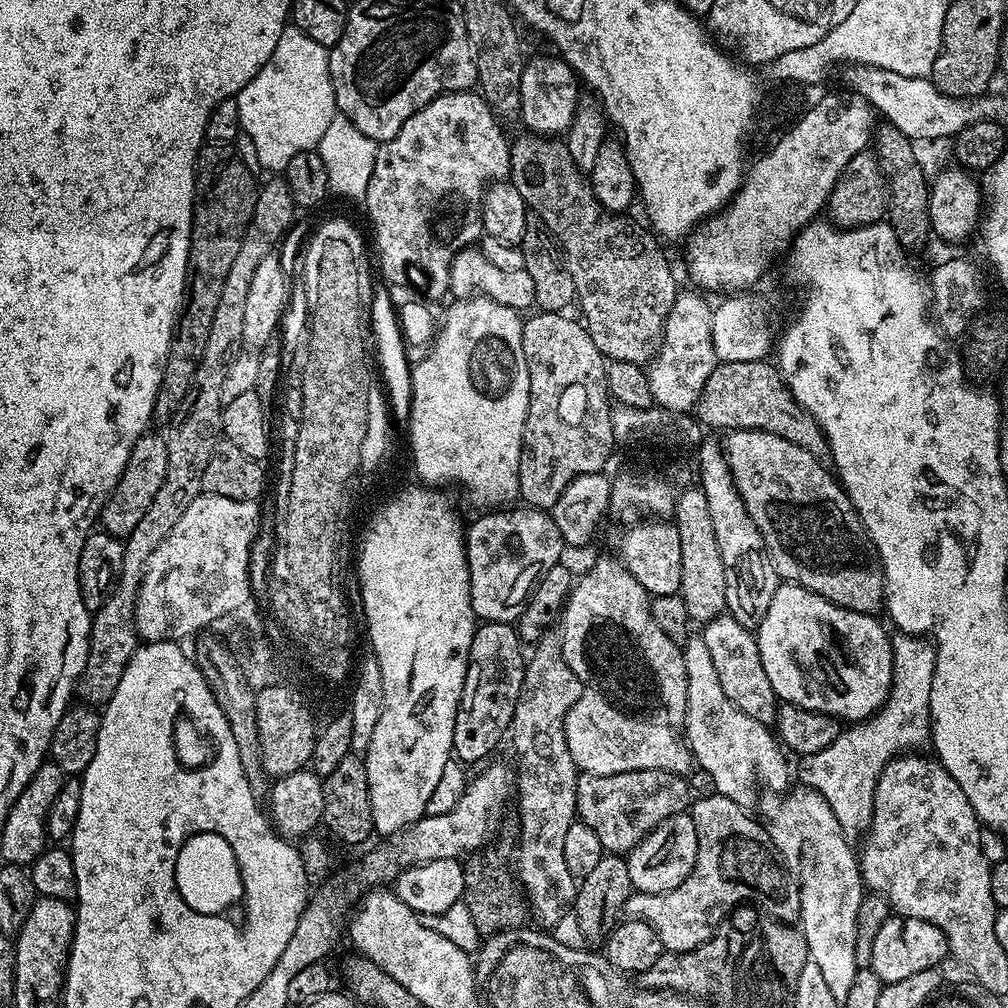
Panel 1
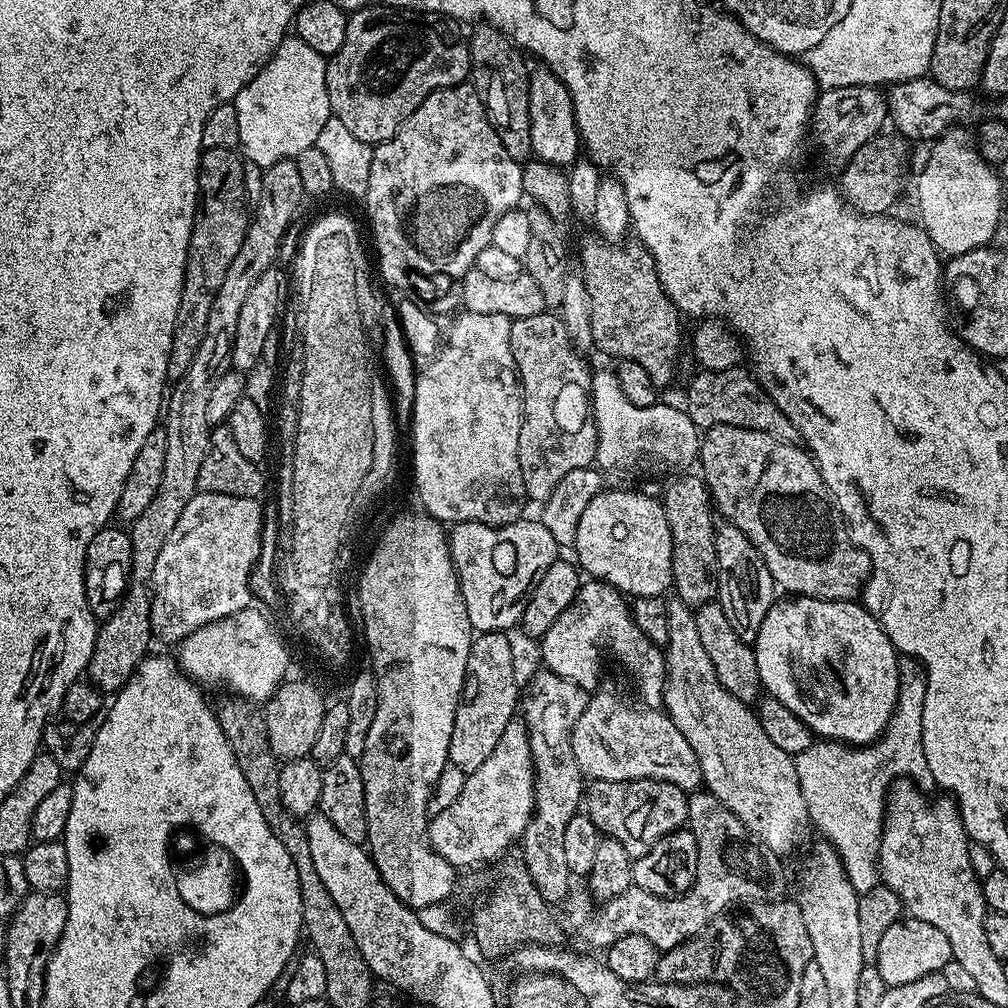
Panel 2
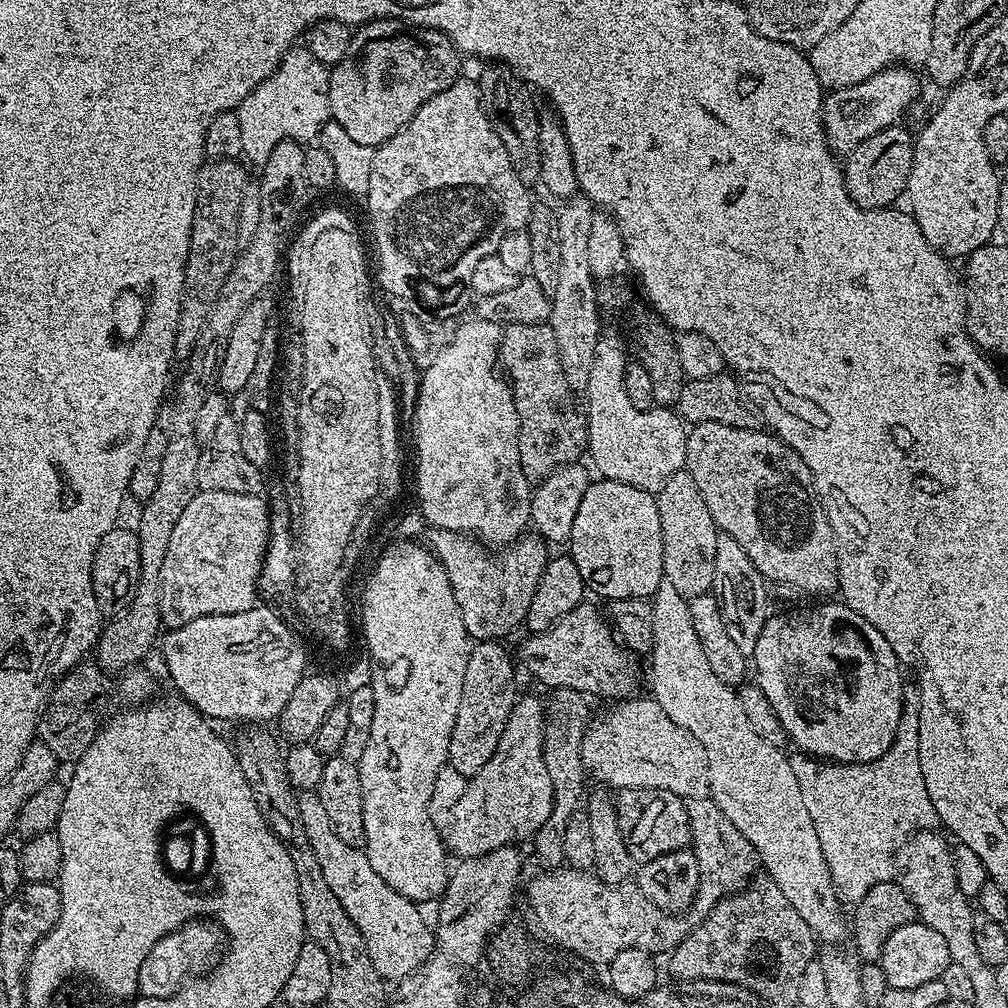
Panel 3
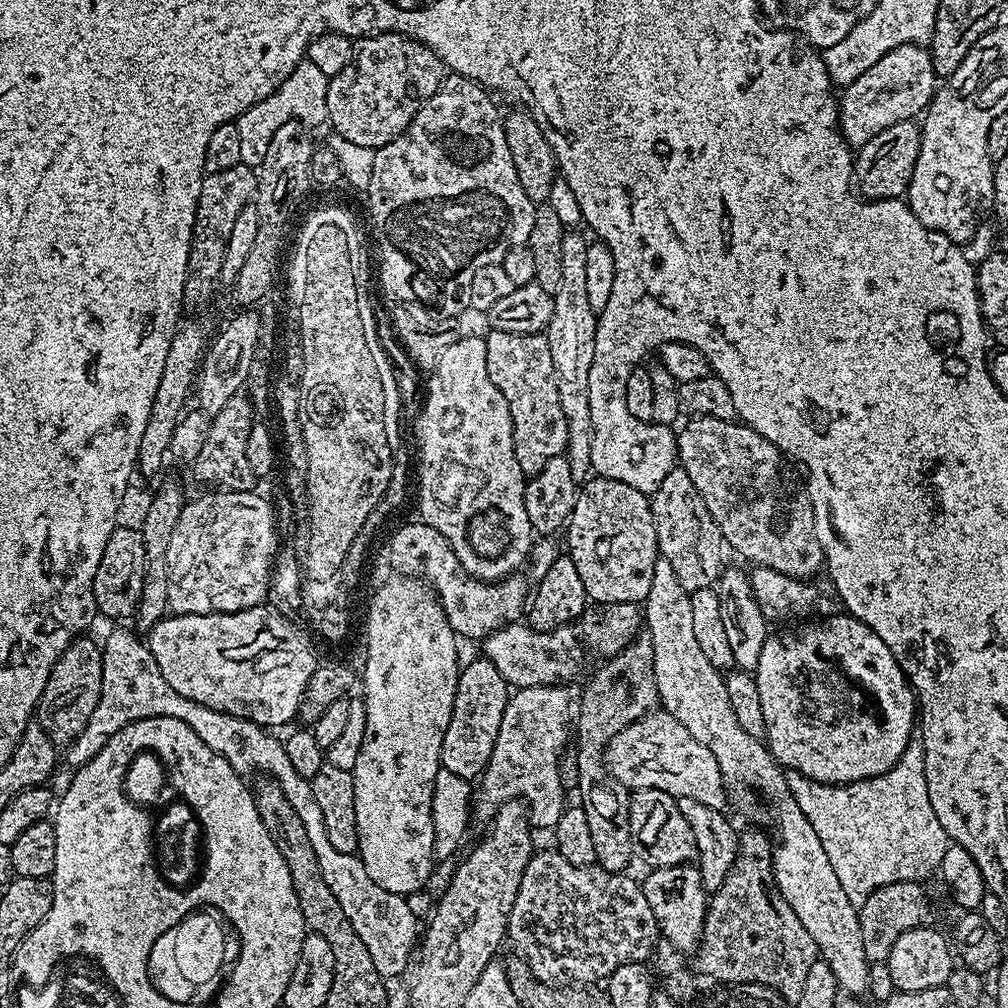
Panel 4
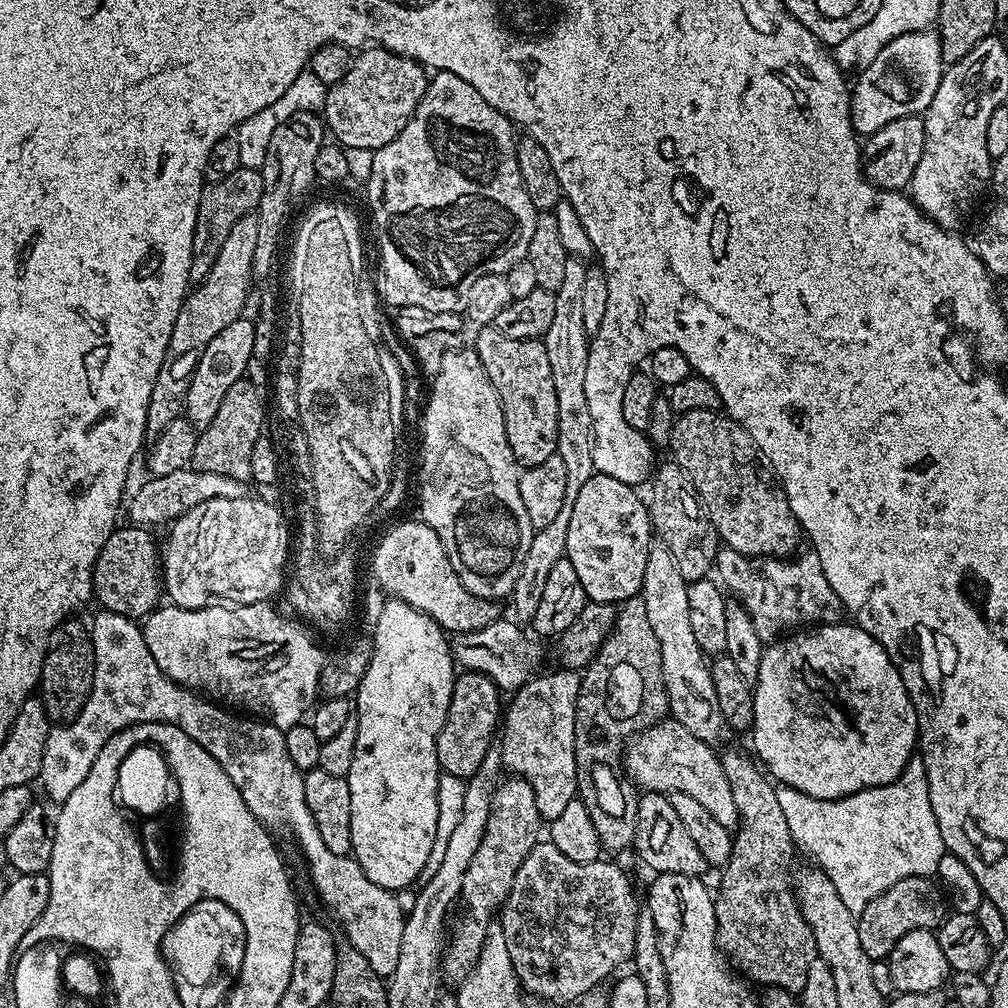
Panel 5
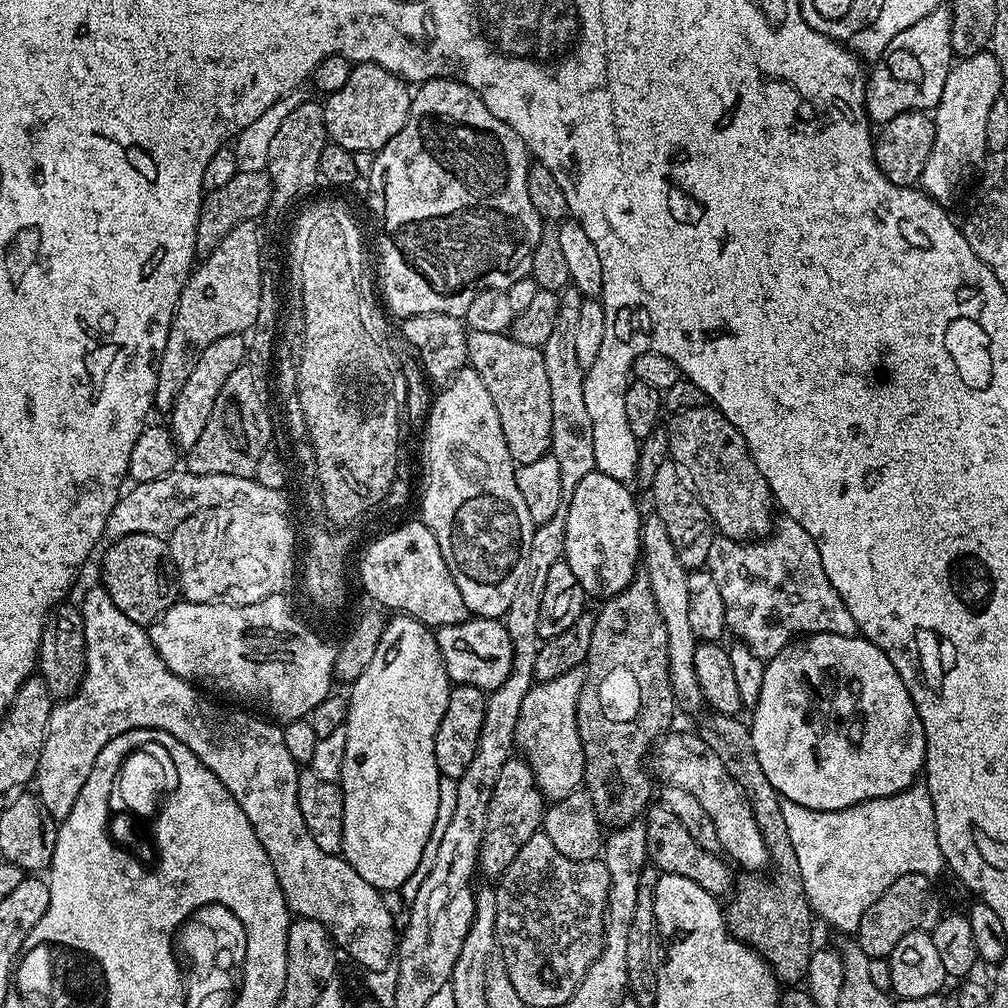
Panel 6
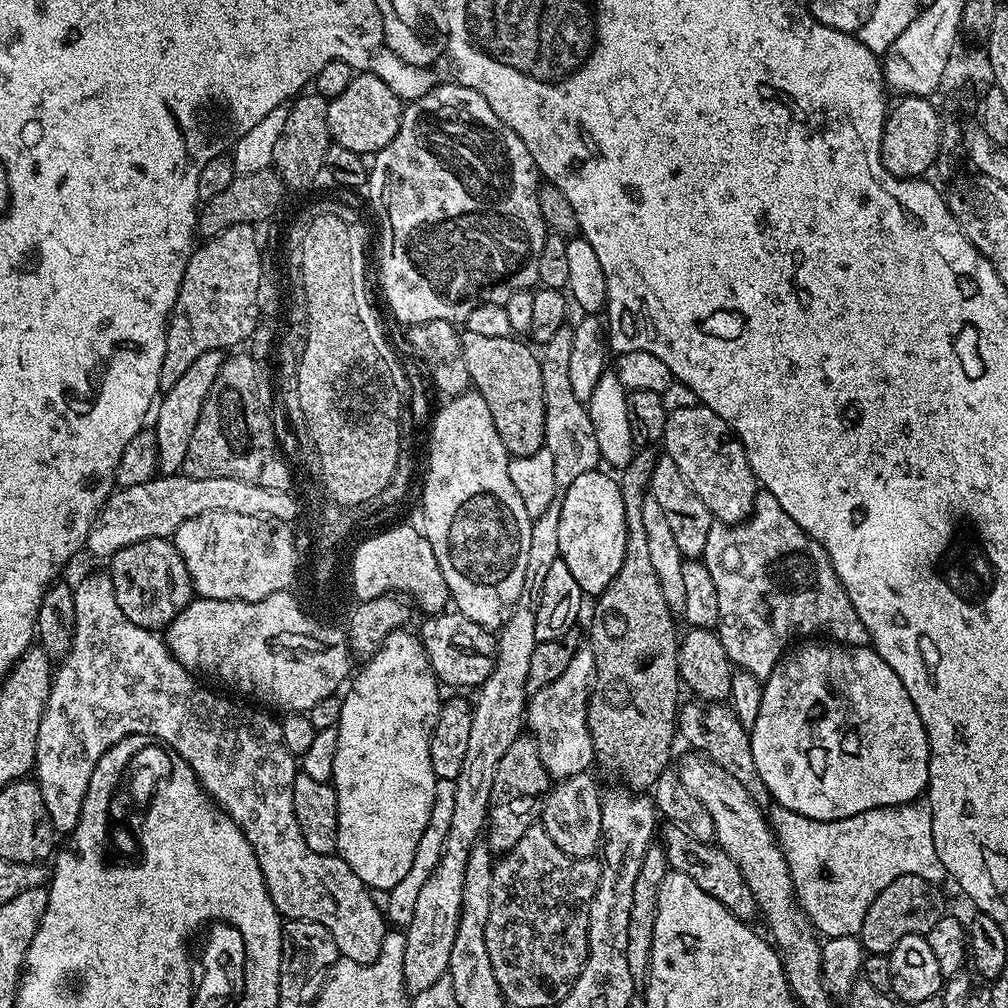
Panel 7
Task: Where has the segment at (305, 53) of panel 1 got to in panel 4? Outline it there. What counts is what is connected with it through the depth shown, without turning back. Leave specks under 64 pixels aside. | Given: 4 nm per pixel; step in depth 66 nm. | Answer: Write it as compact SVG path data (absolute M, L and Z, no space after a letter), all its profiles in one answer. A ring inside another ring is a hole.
M305 58L293 70L290 78L286 78L286 82L282 82L282 86L270 94L270 98L262 98L262 102L250 106L250 110L240 115L234 123L242 149L241 164L259 169L262 158L266 158L266 146L270 146L270 138L274 138L274 130L278 130L278 126L286 126L286 122L299 120L305 126L323 125L328 119L326 90L329 79L329 76L322 74L322 70L318 70L318 66L314 66L314 62Z

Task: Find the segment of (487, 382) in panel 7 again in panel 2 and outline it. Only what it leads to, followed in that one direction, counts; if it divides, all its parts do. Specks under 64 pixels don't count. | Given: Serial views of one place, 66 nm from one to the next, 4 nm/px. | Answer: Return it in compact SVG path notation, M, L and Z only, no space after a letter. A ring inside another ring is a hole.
M545 310L538 314L530 314L530 318L513 320L510 326L510 350L514 354L516 374L520 377L520 395L524 402L524 417L522 418L522 426L518 434L518 466L522 470L522 482L526 486L528 500L532 502L534 500L543 502L550 498L550 494L554 494L554 486L558 486L558 482L562 482L562 478L566 478L566 474L570 474L570 470L582 470L583 468L593 467L596 458L596 422L590 415L589 392L592 387L592 377L590 375L590 368L584 365L584 360L580 357L583 355L581 355L576 345L568 337L568 331L564 323L561 322L559 315L552 310Z

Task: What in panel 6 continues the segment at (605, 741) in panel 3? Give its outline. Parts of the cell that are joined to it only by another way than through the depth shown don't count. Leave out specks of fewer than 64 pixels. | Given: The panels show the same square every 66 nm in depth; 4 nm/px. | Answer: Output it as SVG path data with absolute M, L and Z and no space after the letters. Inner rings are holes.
M675 732L665 735L655 745L654 755L650 760L655 779L670 786L682 786L682 790L694 794L694 798L698 798L698 802L702 802L706 814L710 814L710 818L718 830L718 842L723 855L729 861L737 860L744 870L752 874L764 870L760 868L767 869L770 861L766 842L762 838L760 827L754 818L748 799L745 798L738 782L734 782L734 778L730 778L730 770L726 770L726 766L722 766L718 754L714 754L714 750L710 750L710 746L706 746L706 742L702 742L699 734L692 733L691 736L688 732Z

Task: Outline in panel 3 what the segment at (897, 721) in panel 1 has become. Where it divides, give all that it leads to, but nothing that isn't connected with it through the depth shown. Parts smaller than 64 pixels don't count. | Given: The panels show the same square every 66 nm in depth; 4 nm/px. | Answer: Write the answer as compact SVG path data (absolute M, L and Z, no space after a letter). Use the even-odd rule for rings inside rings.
M908 698L904 701L904 713L890 750L874 762L837 764L807 754L788 756L794 778L798 778L798 786L802 790L802 802L806 802L806 810L810 813L810 822L814 822L814 830L818 830L818 842L822 842L822 854L828 863L832 883L845 901L858 901L864 897L866 890L878 886L878 882L893 879L898 872L898 853L910 837L921 830L937 827L936 811L922 774L922 762L918 762L919 729L919 699Z

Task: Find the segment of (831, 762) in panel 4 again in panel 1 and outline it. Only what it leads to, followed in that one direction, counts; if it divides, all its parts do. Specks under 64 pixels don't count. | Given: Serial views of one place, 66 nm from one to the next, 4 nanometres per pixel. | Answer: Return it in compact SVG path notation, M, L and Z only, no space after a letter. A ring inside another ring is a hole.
M777 583L774 598L770 598L770 606L754 630L758 654L762 654L762 670L766 670L777 697L783 703L834 716L841 722L863 722L875 716L892 689L892 642L876 619L875 615L832 604L801 584Z

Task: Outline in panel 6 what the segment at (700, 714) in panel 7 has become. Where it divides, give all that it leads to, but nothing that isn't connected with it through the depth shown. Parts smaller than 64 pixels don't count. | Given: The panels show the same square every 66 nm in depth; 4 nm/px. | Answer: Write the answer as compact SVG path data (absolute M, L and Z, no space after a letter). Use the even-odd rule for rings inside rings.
M708 714L698 728L702 742L706 742L706 746L710 746L714 754L718 754L722 766L730 770L730 778L738 782L745 798L748 799L762 838L766 842L771 872L773 871L769 884L760 874L744 874L741 880L739 877L735 881L734 891L727 901L729 904L726 904L728 930L735 939L753 948L772 967L777 981L796 986L805 979L814 951L814 913L808 907L808 899L798 870L798 858L794 858L794 846L790 843L790 834L786 830L785 820L782 819L782 798L774 790L774 786L770 786L770 778L766 778L763 772L758 762L758 754L754 754L751 727L742 721L743 719L735 716Z

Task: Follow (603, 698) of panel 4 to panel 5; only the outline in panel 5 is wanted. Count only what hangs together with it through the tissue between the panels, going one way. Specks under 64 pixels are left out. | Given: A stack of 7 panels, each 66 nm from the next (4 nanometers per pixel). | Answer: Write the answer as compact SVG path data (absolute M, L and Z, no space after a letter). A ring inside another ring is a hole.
M633 598L619 605L612 633L596 651L596 656L583 669L580 678L580 693L574 710L574 758L576 759L576 790L579 799L590 810L594 830L598 830L600 847L605 853L624 852L636 842L636 823L638 822L637 785L633 784L624 771L624 750L633 736L644 732L651 724L669 715L668 695L662 678L662 646L650 626L643 599Z

